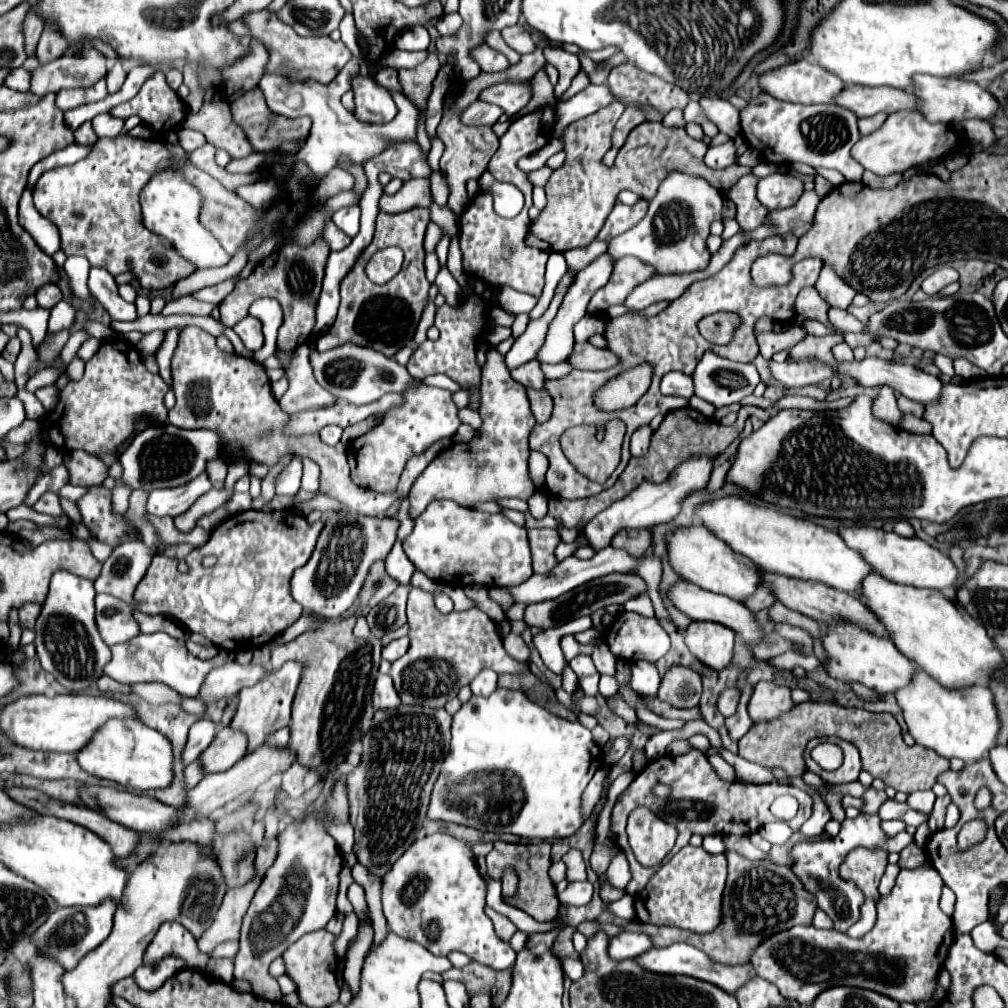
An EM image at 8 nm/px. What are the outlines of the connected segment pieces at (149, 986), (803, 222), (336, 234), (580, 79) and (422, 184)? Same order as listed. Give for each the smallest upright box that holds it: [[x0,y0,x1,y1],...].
[[134,957,186,991],[766,191,820,237],[322,223,352,251],[562,71,588,99],[380,179,432,213]]

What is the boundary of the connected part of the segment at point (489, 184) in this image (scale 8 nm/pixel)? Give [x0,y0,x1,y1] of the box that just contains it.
[480,171,524,217]

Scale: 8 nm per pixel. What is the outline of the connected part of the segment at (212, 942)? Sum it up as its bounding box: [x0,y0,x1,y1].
[198,885,258,953]

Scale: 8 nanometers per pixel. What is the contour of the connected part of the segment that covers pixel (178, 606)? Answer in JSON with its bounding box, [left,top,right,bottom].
[136,511,324,651]

